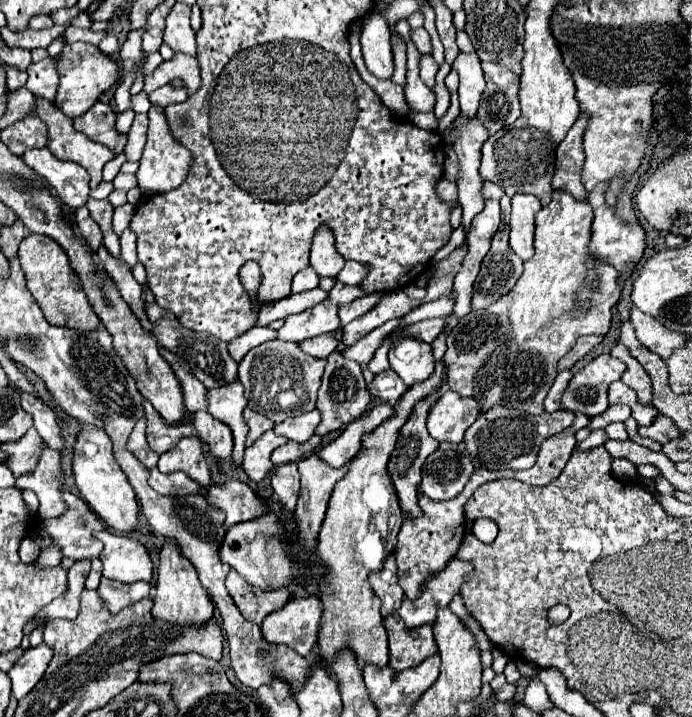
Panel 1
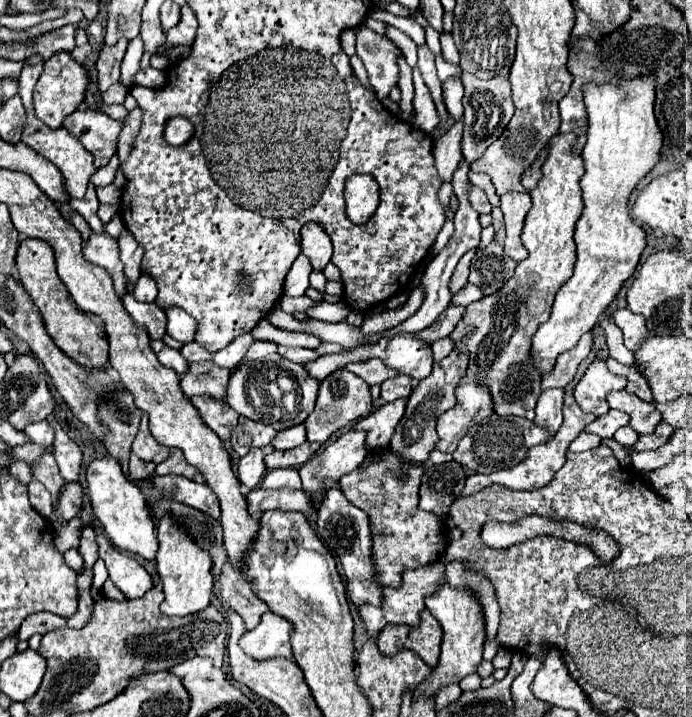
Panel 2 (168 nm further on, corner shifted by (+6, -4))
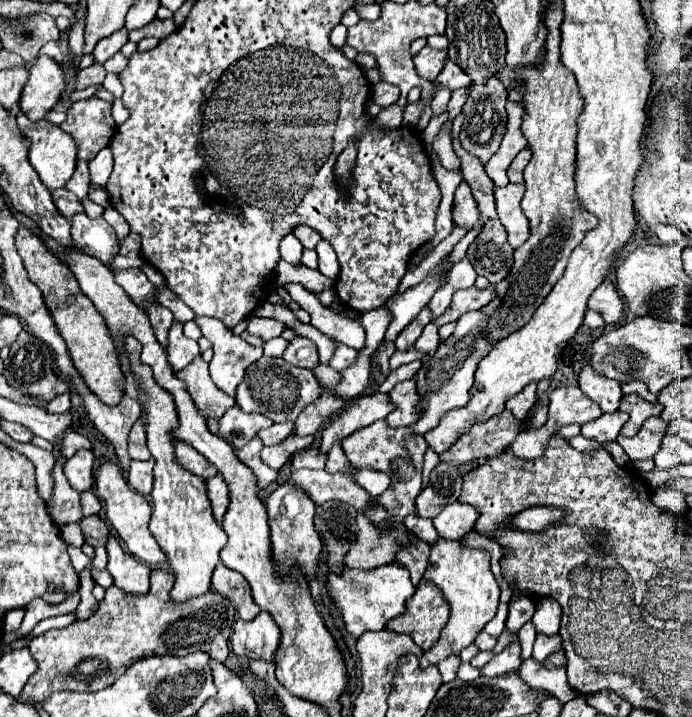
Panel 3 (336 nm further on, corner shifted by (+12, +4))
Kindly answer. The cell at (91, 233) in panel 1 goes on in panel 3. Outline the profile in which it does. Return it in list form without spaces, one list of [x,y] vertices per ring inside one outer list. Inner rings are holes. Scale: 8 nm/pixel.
[[[60,188],[60,190],[54,190],[52,192],[52,198],[54,198],[54,204],[58,206],[60,214],[68,220],[72,220],[72,216],[76,212],[82,212],[82,204],[80,200],[76,200],[76,196],[72,196],[72,192],[68,192],[66,188]]]

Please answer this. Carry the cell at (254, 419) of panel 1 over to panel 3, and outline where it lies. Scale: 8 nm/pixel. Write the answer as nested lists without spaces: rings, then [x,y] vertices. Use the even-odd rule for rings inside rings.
[[[232,406],[222,418],[220,418],[220,436],[232,444],[232,448],[242,448],[248,440],[252,440],[258,430],[268,428],[272,420],[266,416],[260,416],[256,412],[242,412],[240,406]]]

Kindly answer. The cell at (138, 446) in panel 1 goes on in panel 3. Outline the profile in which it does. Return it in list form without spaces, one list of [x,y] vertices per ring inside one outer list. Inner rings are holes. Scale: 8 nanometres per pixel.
[[[132,460],[130,464],[128,484],[142,496],[150,496],[152,492],[152,468],[154,468],[154,460],[148,460],[148,462]]]

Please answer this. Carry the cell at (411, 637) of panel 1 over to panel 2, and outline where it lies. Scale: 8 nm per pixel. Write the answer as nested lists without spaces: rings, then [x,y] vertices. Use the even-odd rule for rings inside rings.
[[[424,610],[420,618],[422,622],[418,628],[410,628],[406,624],[388,624],[376,638],[378,650],[386,656],[394,656],[402,650],[412,650],[430,668],[434,668],[440,656],[442,628],[428,610]]]

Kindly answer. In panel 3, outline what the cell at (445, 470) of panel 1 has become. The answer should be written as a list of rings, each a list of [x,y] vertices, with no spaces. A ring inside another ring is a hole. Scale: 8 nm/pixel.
[[[438,464],[432,474],[432,482],[418,494],[416,510],[422,518],[438,516],[446,504],[458,500],[462,490],[462,476],[452,464]]]

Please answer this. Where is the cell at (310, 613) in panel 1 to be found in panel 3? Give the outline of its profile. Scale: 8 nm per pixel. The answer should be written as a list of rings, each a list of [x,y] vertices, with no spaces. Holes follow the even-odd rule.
[[[260,612],[254,620],[237,620],[232,626],[230,644],[234,654],[250,660],[272,660],[280,644],[280,628],[268,612]]]

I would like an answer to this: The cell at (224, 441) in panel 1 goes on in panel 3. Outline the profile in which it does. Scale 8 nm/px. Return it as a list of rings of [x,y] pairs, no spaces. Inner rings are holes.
[[[196,356],[196,360],[192,360],[192,364],[184,368],[184,372],[174,374],[186,384],[190,398],[206,418],[222,418],[224,412],[236,404],[234,398],[220,392],[220,388],[212,382],[208,364],[202,360],[202,356]]]

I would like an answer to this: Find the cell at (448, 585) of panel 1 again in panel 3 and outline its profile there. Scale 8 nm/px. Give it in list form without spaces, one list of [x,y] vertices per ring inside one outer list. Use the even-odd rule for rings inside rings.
[[[386,564],[374,570],[348,570],[334,574],[326,574],[326,584],[328,584],[328,594],[342,614],[346,630],[354,636],[360,638],[368,630],[384,630],[388,620],[400,616],[406,610],[406,600],[416,592],[416,588],[410,582],[408,570],[398,566],[398,564]]]

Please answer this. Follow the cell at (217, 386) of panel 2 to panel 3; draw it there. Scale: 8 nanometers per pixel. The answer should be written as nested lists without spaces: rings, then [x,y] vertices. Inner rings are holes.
[[[174,322],[172,328],[168,330],[168,344],[164,346],[166,348],[166,356],[168,356],[168,364],[174,370],[182,370],[184,366],[188,366],[192,362],[194,356],[200,354],[198,342],[186,338],[182,334],[182,328],[184,328],[182,322]]]

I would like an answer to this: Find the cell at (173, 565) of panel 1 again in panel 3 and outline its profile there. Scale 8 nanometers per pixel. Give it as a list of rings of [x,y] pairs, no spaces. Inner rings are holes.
[[[134,336],[124,338],[124,356],[128,360],[130,374],[138,390],[138,400],[146,412],[144,416],[148,426],[148,448],[156,460],[150,532],[160,544],[160,548],[166,552],[168,562],[176,574],[176,582],[170,596],[176,602],[184,602],[192,596],[200,596],[210,590],[212,572],[220,562],[218,554],[226,544],[226,534],[212,516],[206,482],[176,464],[176,438],[172,436],[172,428],[176,428],[176,406],[172,394],[160,388],[152,376],[152,370],[140,362],[140,342]]]

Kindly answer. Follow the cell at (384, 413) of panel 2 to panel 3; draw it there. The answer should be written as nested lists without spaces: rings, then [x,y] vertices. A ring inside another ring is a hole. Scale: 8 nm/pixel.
[[[416,378],[396,384],[390,392],[390,398],[396,404],[396,410],[388,416],[388,424],[392,428],[410,426],[420,418],[422,408],[418,410],[420,398],[418,398],[418,388],[416,388]]]

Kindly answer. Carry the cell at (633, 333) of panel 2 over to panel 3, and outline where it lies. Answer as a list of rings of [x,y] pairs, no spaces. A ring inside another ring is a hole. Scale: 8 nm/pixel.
[[[606,278],[590,296],[588,308],[602,314],[606,324],[618,324],[624,316],[624,302],[616,290],[616,286]]]

